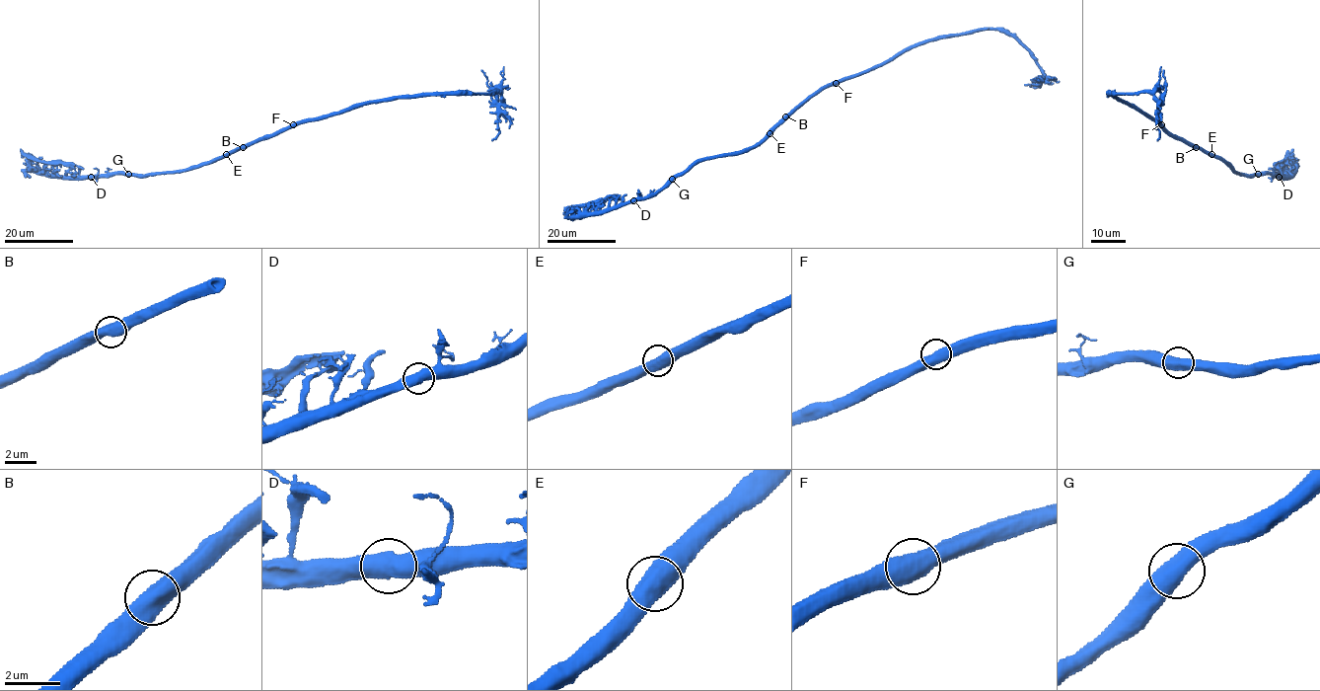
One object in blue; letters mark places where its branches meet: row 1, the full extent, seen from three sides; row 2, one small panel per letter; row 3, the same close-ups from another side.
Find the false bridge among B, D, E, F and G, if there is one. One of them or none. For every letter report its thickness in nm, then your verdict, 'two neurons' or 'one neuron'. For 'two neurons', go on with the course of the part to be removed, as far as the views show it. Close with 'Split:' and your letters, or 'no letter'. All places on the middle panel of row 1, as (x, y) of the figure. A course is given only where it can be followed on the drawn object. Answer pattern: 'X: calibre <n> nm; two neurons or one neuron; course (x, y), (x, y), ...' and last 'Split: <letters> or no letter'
B: calibre 600 nm; one neuron
D: calibre 650 nm; one neuron
E: calibre 600 nm; one neuron
F: calibre 600 nm; one neuron
G: calibre 600 nm; one neuron
Split: no letter

